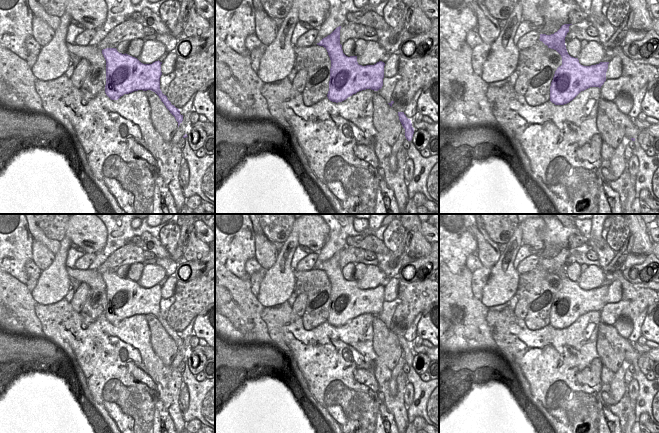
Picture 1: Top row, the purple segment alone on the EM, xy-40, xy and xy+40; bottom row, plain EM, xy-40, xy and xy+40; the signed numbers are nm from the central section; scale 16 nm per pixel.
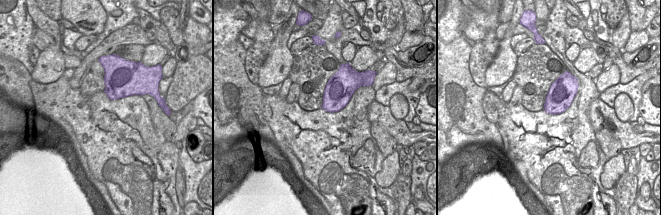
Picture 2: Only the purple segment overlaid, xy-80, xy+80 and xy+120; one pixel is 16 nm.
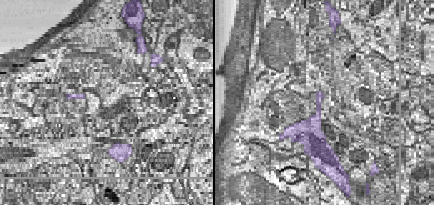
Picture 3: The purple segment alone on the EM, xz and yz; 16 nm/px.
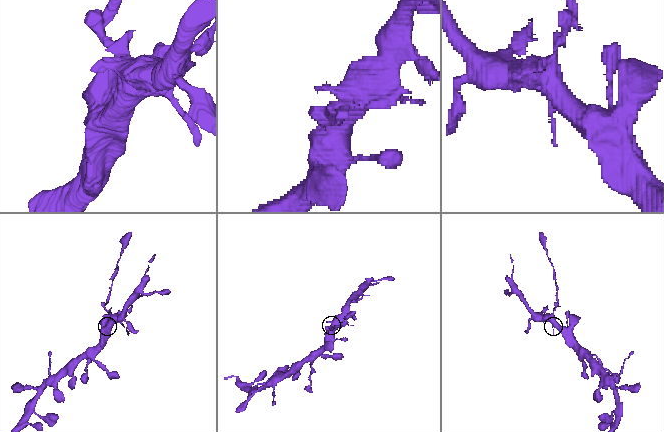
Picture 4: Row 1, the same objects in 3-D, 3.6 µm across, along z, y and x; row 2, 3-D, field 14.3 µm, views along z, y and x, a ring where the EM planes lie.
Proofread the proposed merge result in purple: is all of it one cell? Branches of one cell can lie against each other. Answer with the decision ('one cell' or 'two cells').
two cells

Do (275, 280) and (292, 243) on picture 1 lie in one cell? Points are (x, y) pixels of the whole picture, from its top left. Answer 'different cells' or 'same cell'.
same cell

